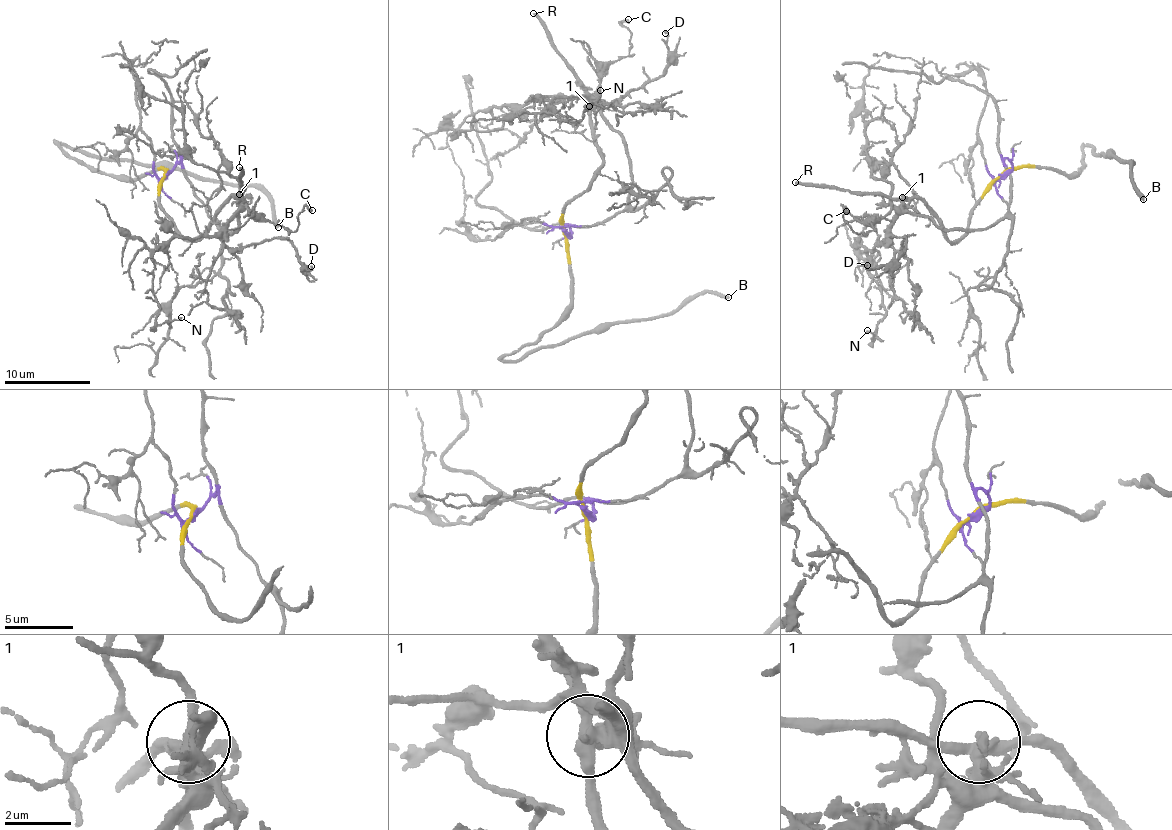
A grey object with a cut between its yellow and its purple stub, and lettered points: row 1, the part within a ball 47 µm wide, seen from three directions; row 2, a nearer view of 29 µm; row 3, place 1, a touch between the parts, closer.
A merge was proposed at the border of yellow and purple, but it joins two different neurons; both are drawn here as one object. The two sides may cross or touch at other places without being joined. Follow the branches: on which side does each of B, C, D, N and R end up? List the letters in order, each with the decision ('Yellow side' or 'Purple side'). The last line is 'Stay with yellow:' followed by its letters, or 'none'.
B: Yellow side
C: Purple side
D: Purple side
N: Purple side
R: Yellow side
Stay with yellow: B, R

